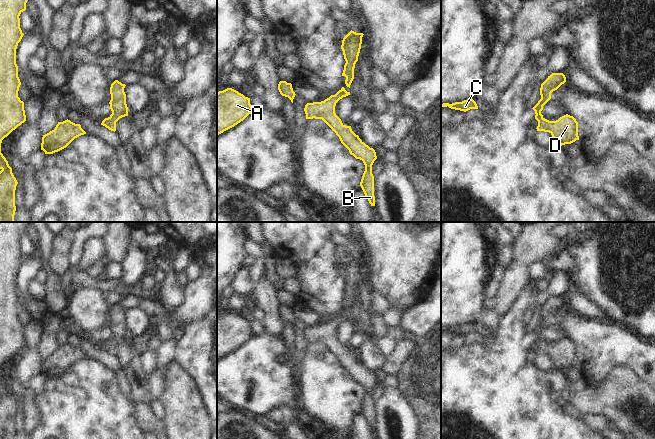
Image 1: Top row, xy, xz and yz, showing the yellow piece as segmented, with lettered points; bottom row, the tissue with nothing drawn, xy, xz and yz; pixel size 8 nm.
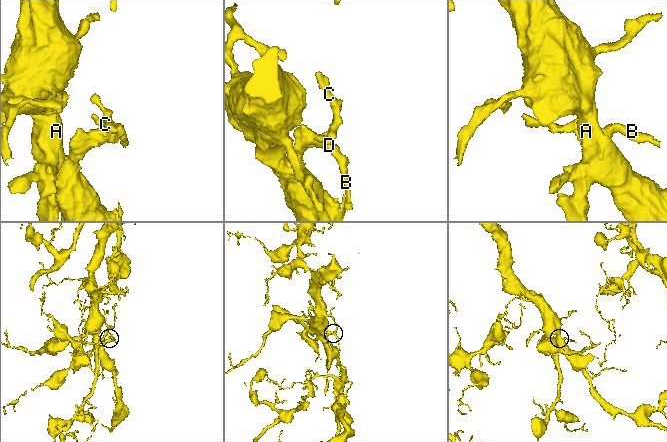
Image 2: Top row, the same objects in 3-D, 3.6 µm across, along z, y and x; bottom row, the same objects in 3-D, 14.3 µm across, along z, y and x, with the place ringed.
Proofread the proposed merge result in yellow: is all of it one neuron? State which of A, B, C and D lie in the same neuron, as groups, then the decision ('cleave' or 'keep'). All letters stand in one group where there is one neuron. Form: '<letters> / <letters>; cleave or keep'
A B C D; keep

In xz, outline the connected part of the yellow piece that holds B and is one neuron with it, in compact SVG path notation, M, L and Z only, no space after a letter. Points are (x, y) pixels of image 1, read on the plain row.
M342 311L335 319L331 319L324 325L307 327L304 335L306 343L322 343L336 357L341 367L349 374L350 378L356 383L363 385L365 395L360 410L371 430L375 430L372 389L377 383L376 376L352 355L351 350L344 349L335 337L336 327L348 319L350 319L350 316L347 316L345 312Z

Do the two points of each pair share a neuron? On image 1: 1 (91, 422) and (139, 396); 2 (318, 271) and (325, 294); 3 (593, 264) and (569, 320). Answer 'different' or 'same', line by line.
1: different
2: same
3: different

